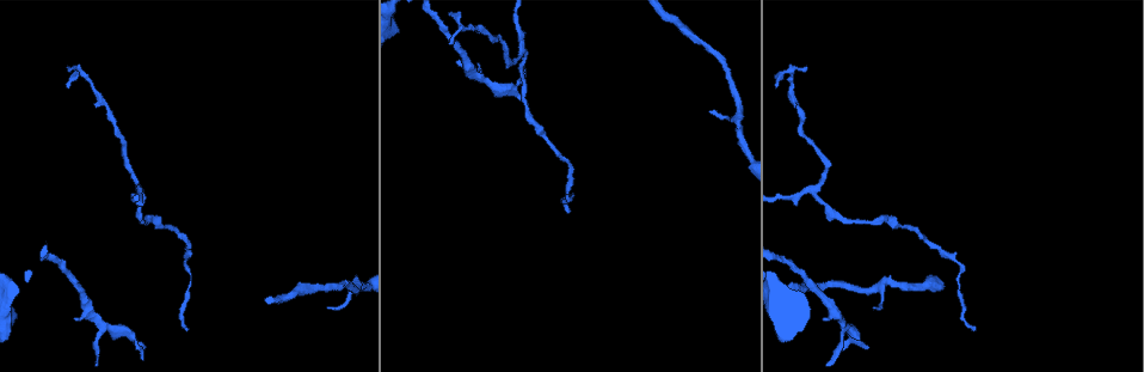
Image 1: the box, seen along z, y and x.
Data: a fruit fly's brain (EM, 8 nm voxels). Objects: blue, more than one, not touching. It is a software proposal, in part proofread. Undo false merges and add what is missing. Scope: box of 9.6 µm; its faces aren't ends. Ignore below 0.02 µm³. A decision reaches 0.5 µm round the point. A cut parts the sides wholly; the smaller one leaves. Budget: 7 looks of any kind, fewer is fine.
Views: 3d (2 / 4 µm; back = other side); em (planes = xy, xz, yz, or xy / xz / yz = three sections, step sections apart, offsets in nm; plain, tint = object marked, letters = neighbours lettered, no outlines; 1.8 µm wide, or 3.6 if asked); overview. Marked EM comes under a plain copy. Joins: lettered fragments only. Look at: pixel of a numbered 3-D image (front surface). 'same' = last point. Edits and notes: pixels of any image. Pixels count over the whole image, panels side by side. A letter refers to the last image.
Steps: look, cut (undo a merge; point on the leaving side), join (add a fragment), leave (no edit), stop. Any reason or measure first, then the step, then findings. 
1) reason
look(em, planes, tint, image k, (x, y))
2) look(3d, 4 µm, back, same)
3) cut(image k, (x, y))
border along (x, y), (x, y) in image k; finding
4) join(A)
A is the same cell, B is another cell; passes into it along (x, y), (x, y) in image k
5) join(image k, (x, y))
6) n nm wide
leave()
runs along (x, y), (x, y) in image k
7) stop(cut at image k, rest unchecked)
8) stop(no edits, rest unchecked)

free end
look(em, planes, tint, image 1, (867, 345))

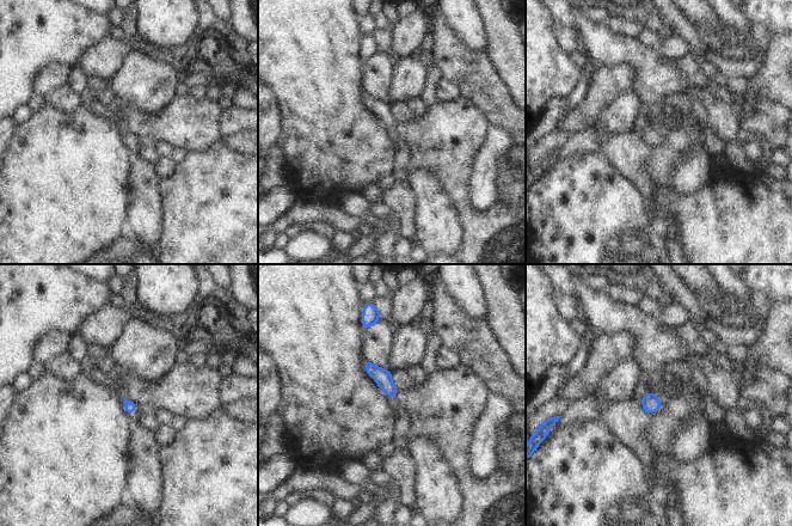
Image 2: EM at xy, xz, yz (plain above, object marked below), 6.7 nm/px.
look(em, planes, letters, same)

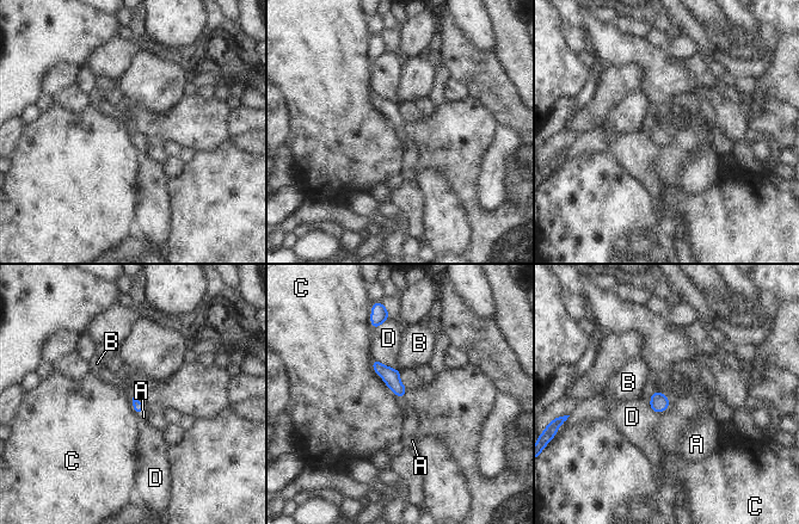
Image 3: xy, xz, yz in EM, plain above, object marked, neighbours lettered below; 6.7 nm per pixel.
join(A)
A is the same cell, B, C and D are other cells; passes into it along (137, 406), (141, 411), (143, 417) in image 3; it goes on there

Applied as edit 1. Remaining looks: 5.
three-way junction
look(3d, 2 µm, image 1, (138, 188))

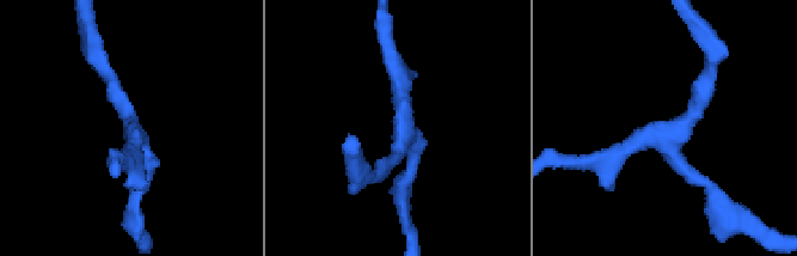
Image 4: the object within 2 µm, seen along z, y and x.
3 arms; need the tissue
look(em, planes, letters, image 4, (137, 133))

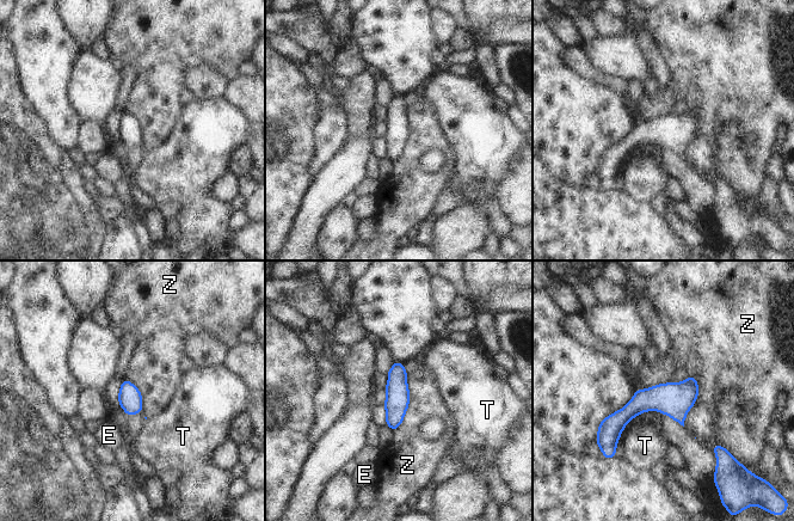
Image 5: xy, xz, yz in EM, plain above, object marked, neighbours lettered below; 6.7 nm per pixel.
leave()
E, T and Z are other cells; border along (699, 384), (688, 377), (636, 390) in image 5; continuous, no second cell

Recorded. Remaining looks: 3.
stop(join at image 3, rest unchecked)

